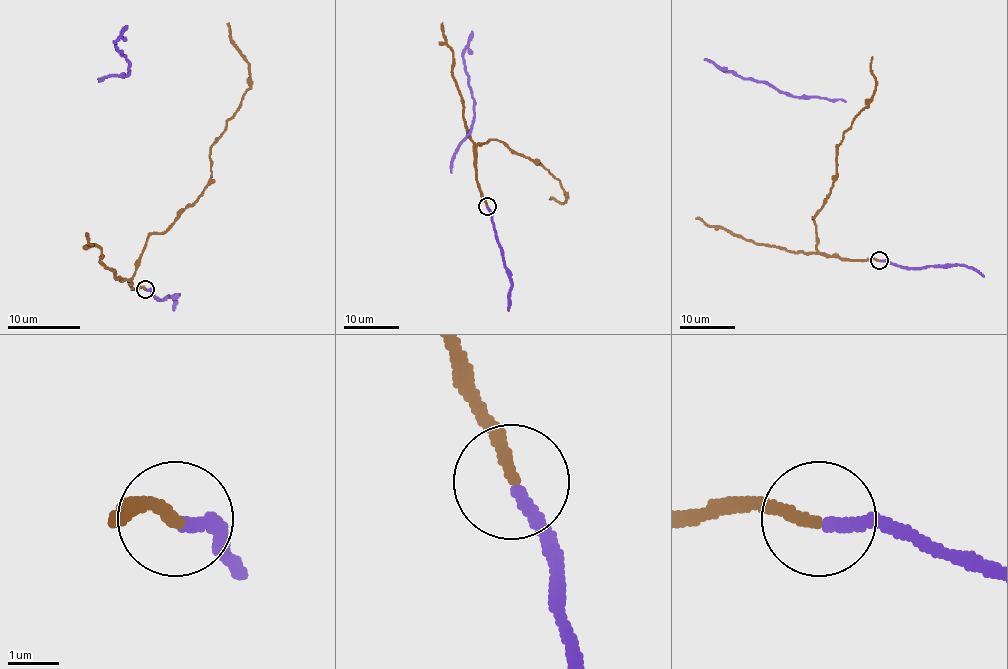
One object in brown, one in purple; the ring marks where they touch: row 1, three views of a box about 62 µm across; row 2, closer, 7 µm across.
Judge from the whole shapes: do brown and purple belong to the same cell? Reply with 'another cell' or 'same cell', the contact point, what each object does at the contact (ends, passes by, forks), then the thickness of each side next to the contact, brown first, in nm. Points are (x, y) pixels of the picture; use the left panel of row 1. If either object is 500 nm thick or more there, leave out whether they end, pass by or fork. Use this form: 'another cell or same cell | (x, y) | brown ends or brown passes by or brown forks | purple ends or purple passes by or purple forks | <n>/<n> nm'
same cell | (145, 289) | brown ends | purple ends | 240/240 nm

